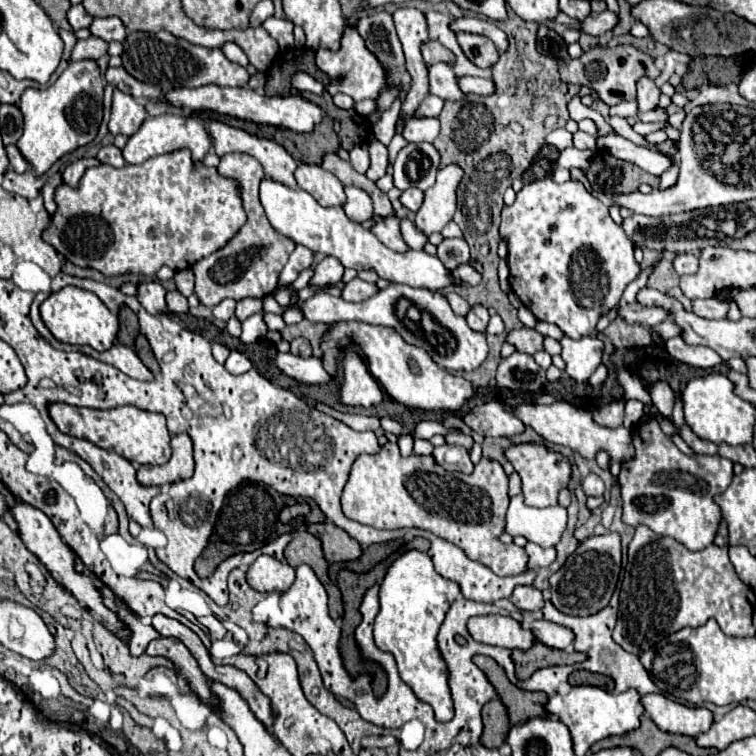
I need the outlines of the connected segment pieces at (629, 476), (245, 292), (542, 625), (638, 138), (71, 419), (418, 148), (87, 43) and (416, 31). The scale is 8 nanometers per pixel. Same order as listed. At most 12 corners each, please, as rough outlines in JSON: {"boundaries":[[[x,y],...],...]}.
{"boundaries":[[[643,415],[619,473],[623,523],[713,543],[719,455],[681,453]],[[245,153],[217,171],[239,183],[247,221],[191,267],[205,307],[263,299],[295,249],[263,215],[265,173]],[[523,621],[535,639],[553,649],[573,643],[571,629],[551,621]],[[609,117],[609,125],[625,139],[657,149],[637,135],[623,117]],[[131,405],[47,411],[61,433],[133,463],[171,457],[165,417]],[[407,143],[393,163],[395,187],[435,183],[439,151]],[[99,37],[79,39],[71,61],[97,61],[107,53]],[[415,7],[393,11],[397,37],[407,55],[413,85],[401,105],[401,133],[411,111],[429,93],[421,45],[427,43],[425,15]]]}

